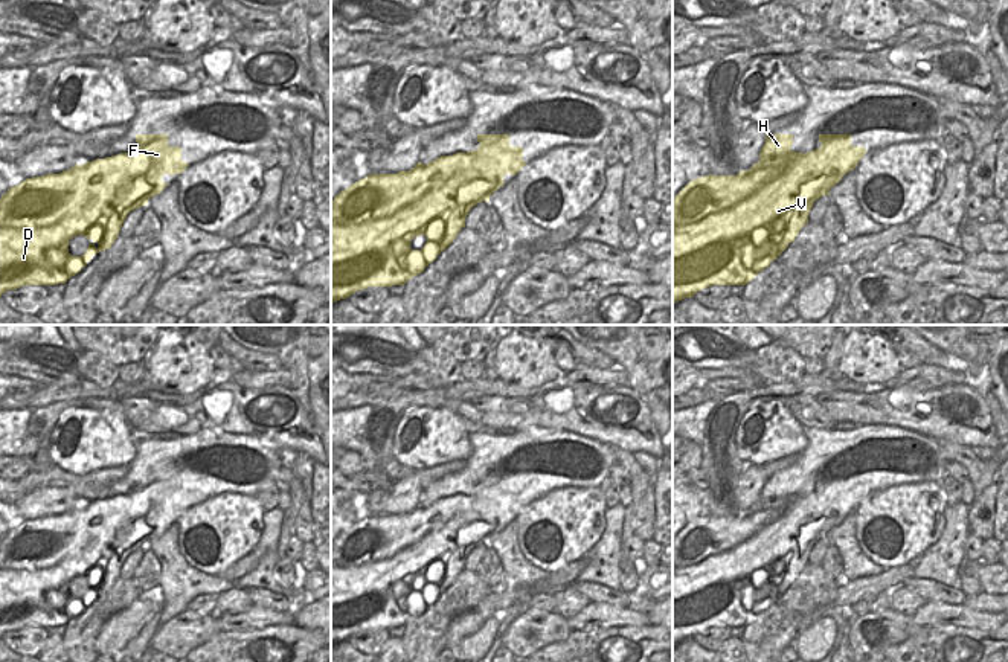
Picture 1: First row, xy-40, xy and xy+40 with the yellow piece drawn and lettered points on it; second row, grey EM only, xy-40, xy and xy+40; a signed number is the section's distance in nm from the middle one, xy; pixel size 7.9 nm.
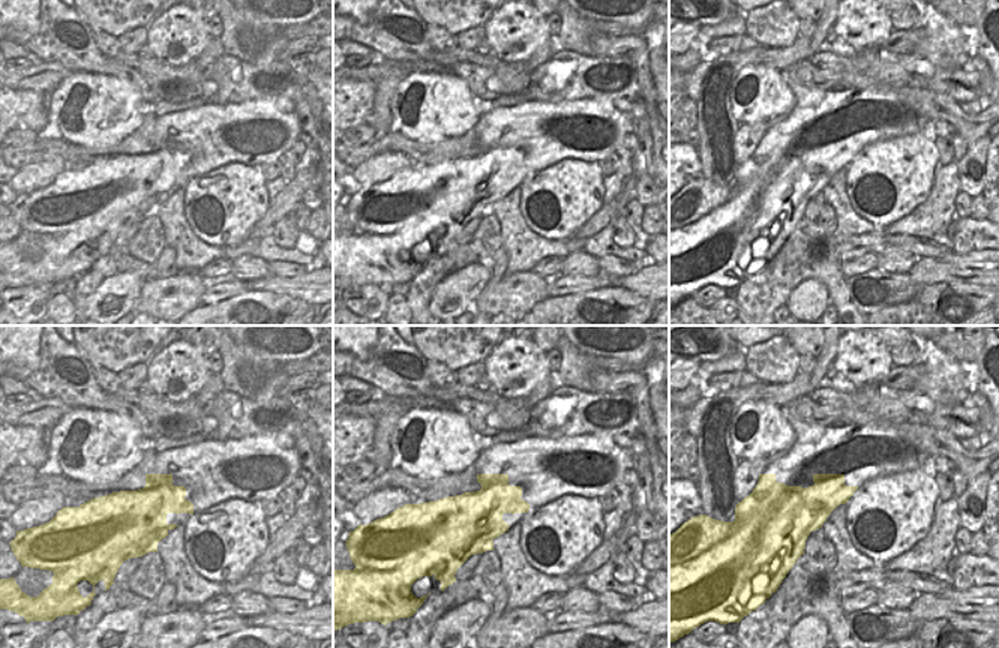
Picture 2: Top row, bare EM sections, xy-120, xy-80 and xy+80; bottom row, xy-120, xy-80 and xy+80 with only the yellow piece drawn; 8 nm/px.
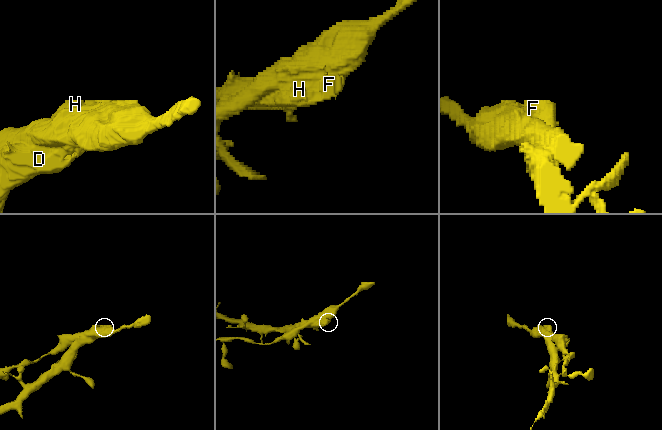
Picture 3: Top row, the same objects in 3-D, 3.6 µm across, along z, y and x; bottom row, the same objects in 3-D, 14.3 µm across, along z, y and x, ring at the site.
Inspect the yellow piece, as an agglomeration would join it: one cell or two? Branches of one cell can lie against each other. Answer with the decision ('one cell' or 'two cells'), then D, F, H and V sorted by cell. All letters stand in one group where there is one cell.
two cells | D H V / F

